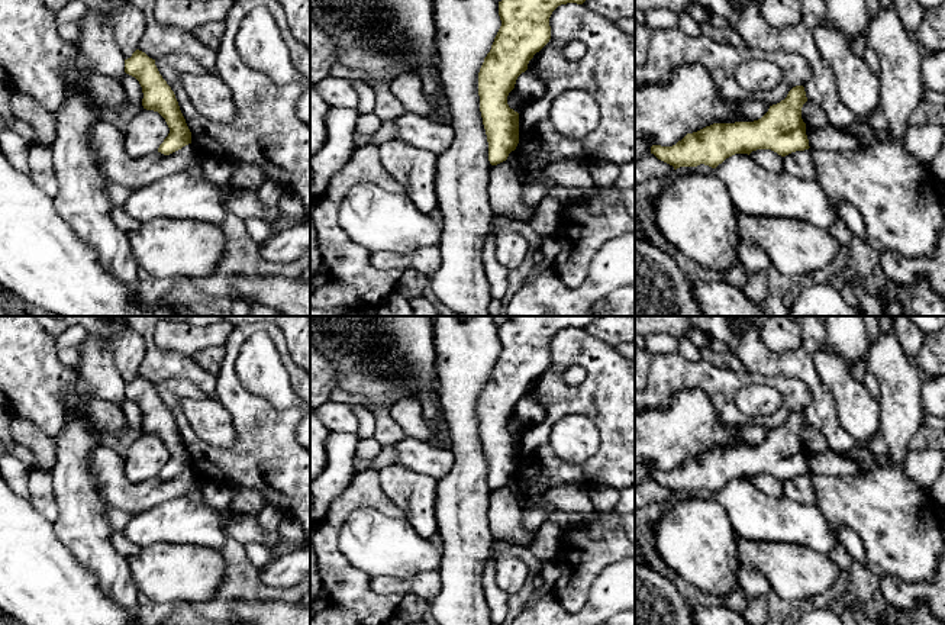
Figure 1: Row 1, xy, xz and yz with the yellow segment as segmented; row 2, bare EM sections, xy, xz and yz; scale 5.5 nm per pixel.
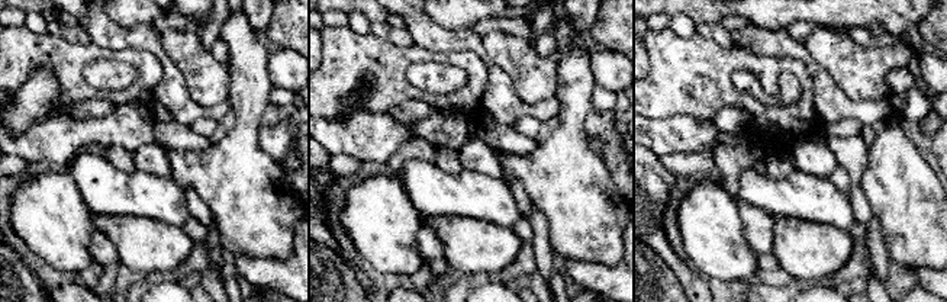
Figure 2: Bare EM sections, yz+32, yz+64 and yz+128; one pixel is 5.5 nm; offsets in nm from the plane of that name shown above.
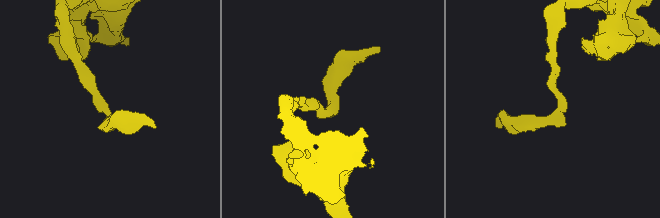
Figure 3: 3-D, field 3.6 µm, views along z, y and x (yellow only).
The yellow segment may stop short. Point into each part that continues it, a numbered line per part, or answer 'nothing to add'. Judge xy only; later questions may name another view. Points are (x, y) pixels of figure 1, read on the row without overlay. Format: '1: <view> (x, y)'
nothing to add

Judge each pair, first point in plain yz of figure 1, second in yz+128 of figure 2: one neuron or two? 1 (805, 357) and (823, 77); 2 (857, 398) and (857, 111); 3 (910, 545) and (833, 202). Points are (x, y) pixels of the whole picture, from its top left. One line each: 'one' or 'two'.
1: one
2: two
3: two

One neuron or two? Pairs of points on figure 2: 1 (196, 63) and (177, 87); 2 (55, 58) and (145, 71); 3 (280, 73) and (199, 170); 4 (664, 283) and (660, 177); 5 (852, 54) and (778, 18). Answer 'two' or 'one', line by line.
1: two
2: one
3: two
4: two
5: two

